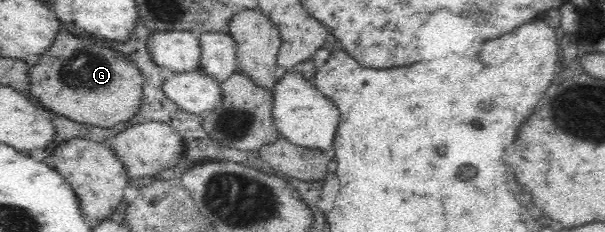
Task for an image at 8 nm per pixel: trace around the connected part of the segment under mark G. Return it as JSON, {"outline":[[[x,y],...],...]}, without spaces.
{"outline":[[[64,29],[29,72],[31,96],[46,110],[103,130],[133,121],[138,116],[144,81],[142,71],[124,54],[96,46],[92,37],[72,35]]]}

